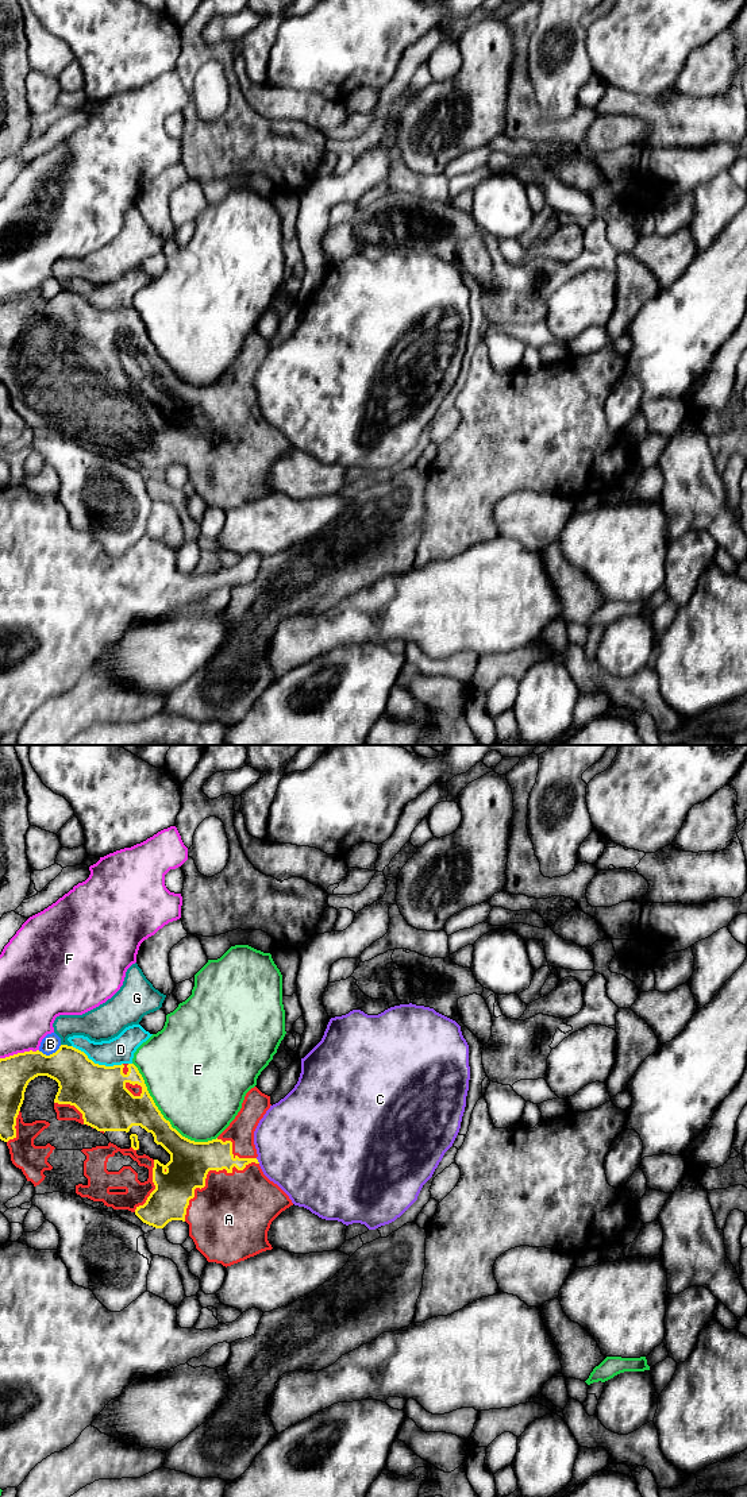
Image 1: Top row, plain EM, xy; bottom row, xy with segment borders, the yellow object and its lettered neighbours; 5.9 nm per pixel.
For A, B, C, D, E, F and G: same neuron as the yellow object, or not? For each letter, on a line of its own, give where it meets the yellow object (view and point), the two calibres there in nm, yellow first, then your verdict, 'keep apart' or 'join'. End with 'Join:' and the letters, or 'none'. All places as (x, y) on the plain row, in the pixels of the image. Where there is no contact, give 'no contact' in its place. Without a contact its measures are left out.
A: contact xy (207, 417); calibres 240 and 400 nm; join
B: contact xy (50, 298); calibres 280 and 110 nm; keep apart
C: contact xy (257, 405); calibres 180 and 480 nm; keep apart
D: contact xy (97, 308); calibres 320 and 160 nm; keep apart
E: contact xy (162, 361); calibres 220 and 480 nm; keep apart
F: contact xy (19, 297); calibres 200 and 320 nm; keep apart
G: contact xy (66, 289); calibres 280 and 200 nm; keep apart
Join: A

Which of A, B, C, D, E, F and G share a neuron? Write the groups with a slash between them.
A / B / C / D / E / F / G

